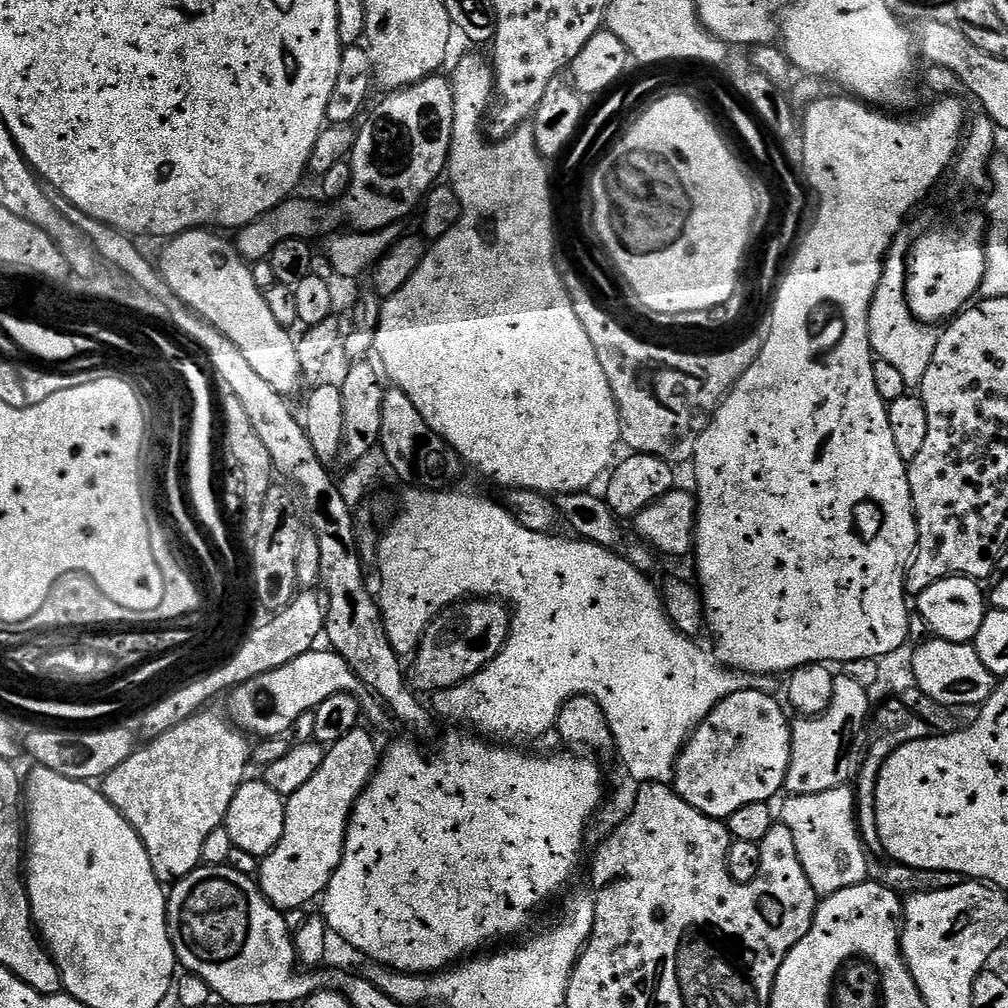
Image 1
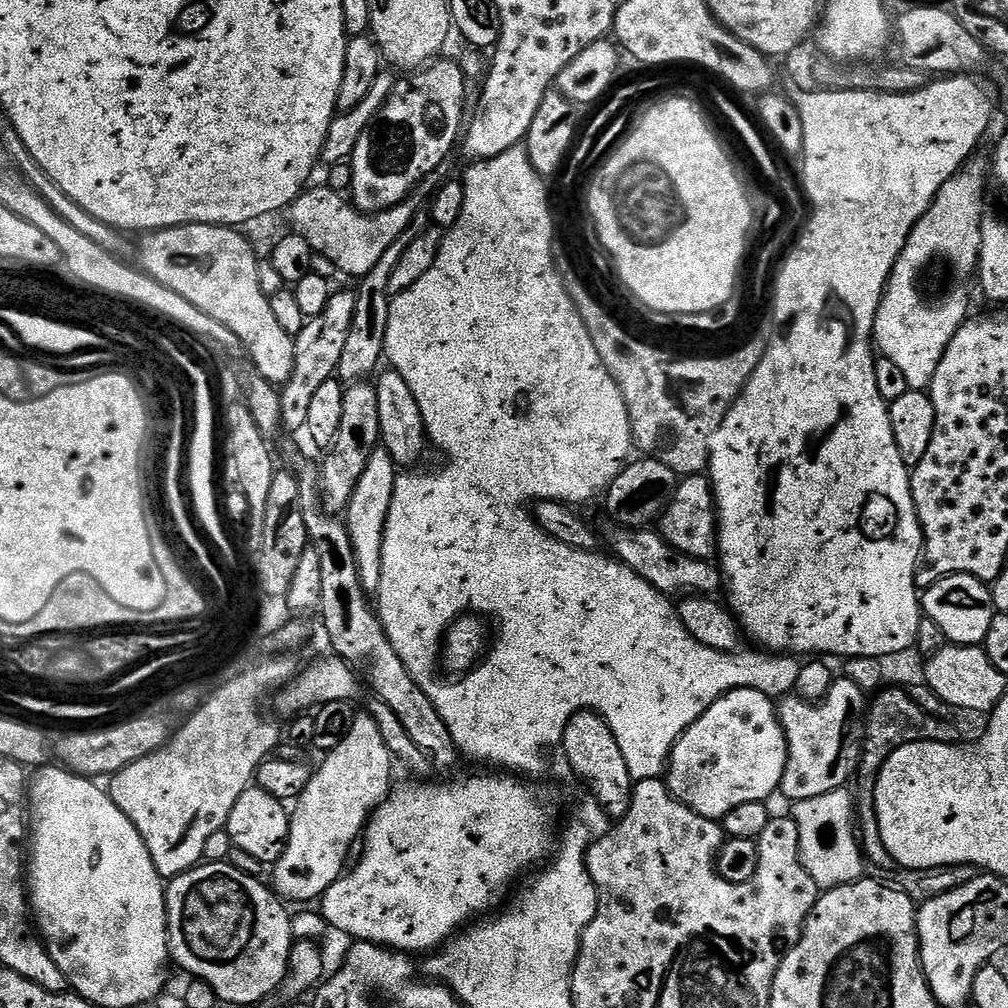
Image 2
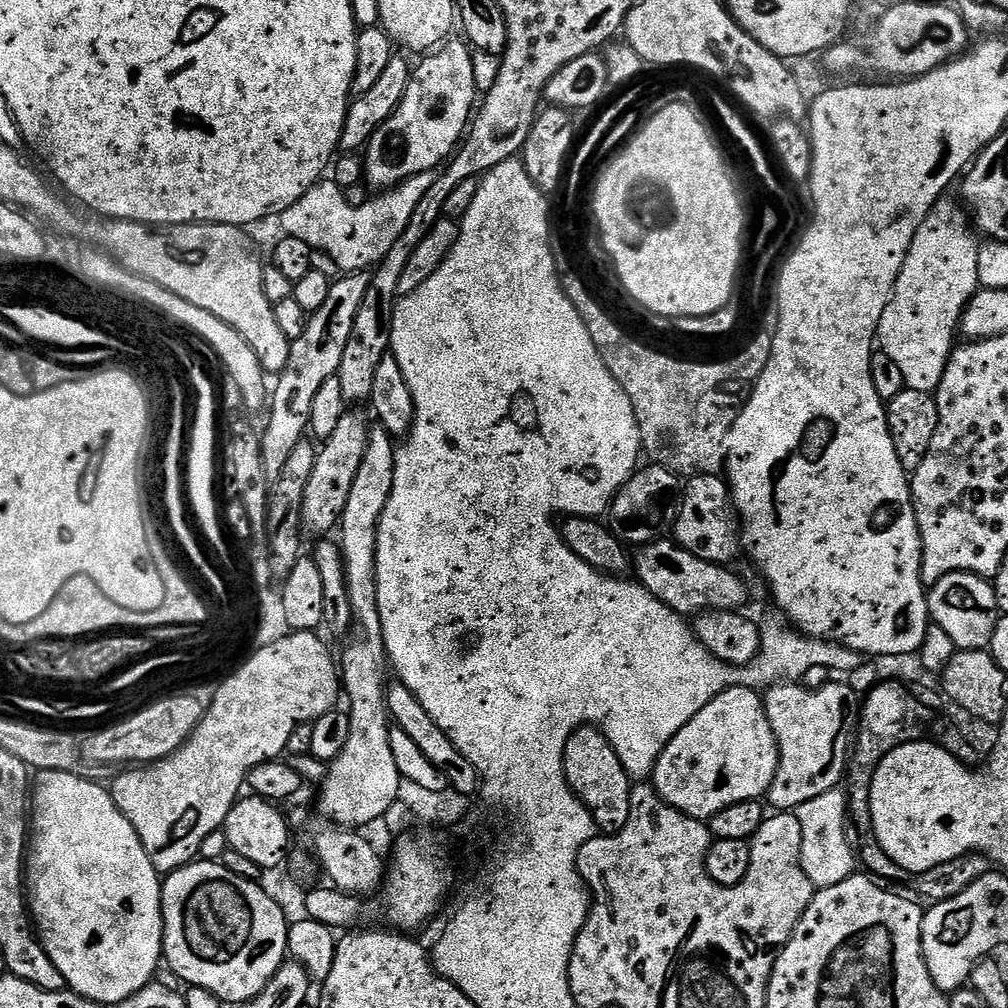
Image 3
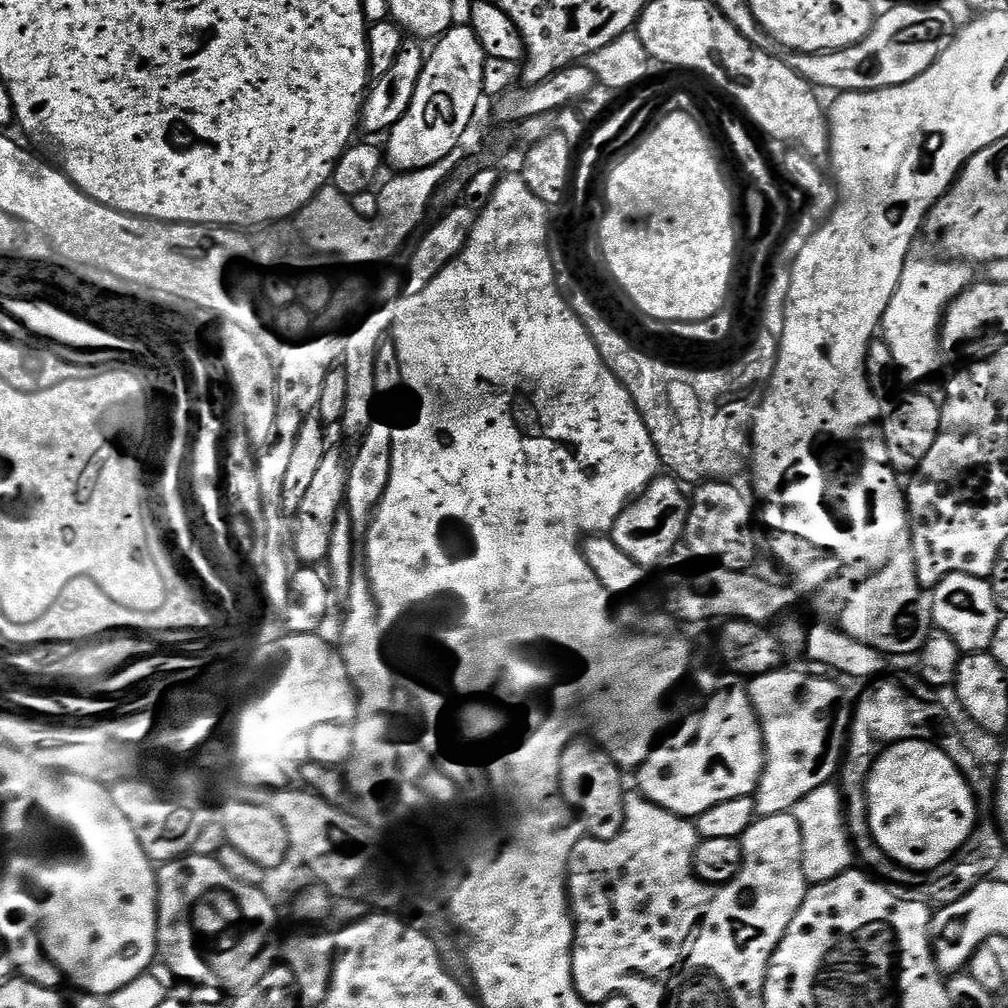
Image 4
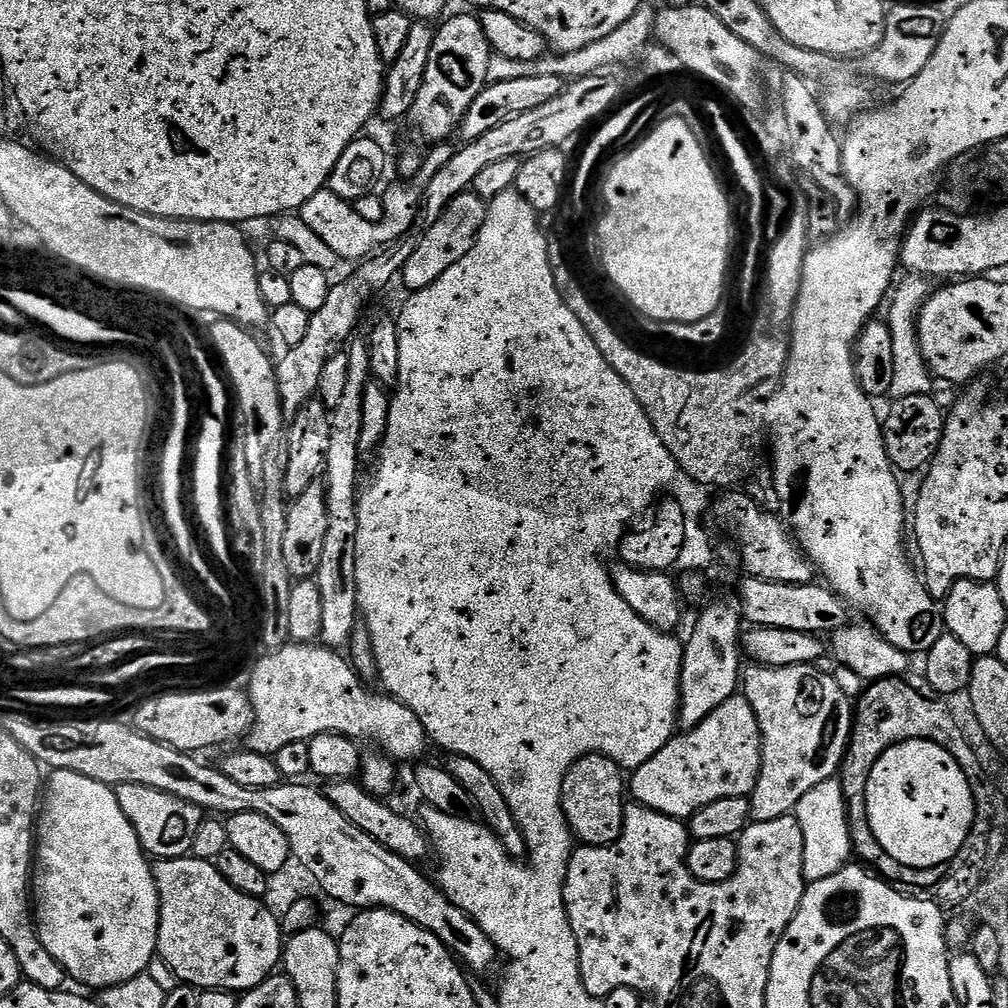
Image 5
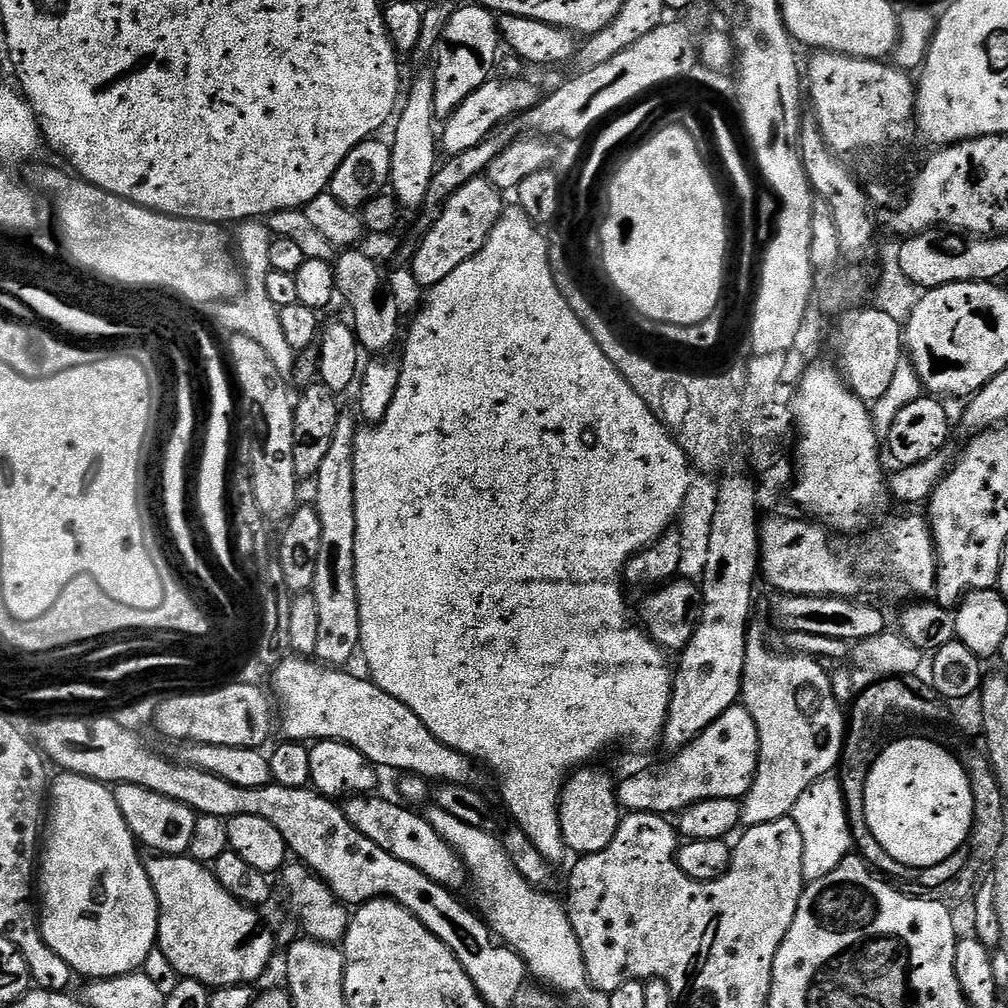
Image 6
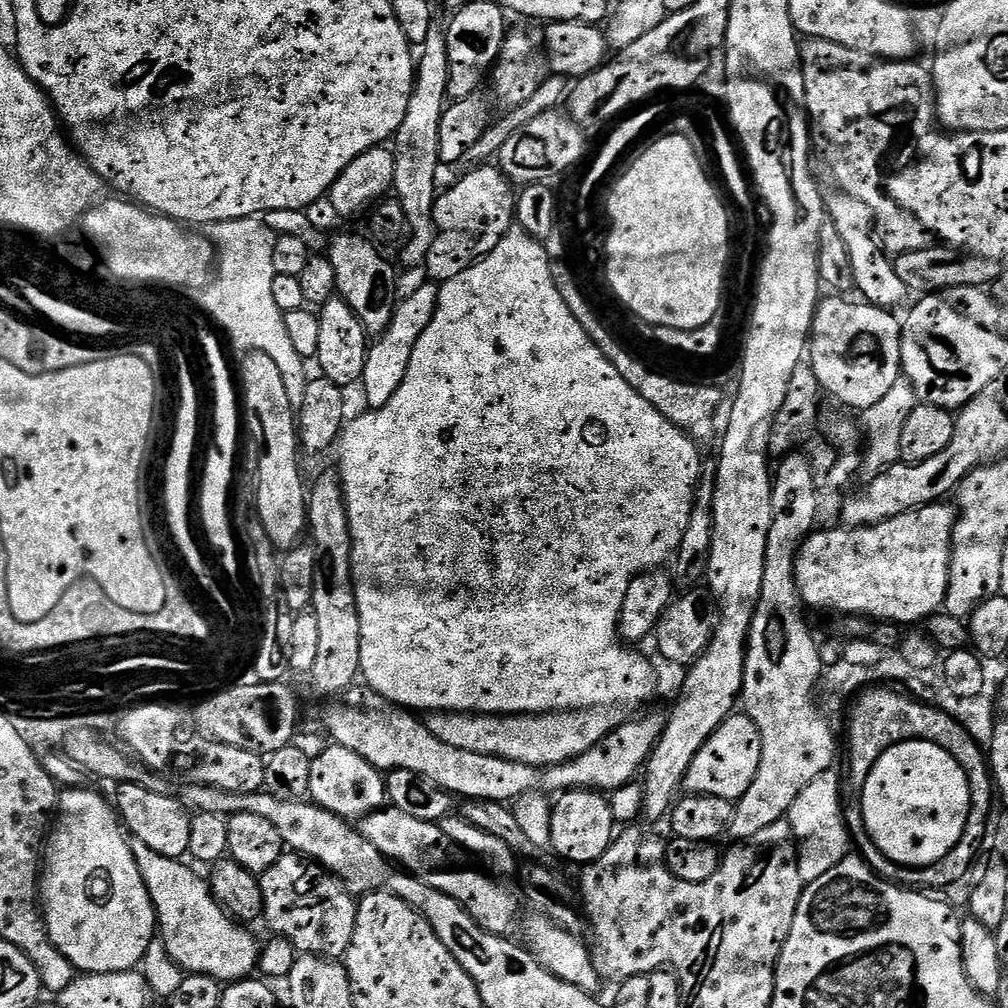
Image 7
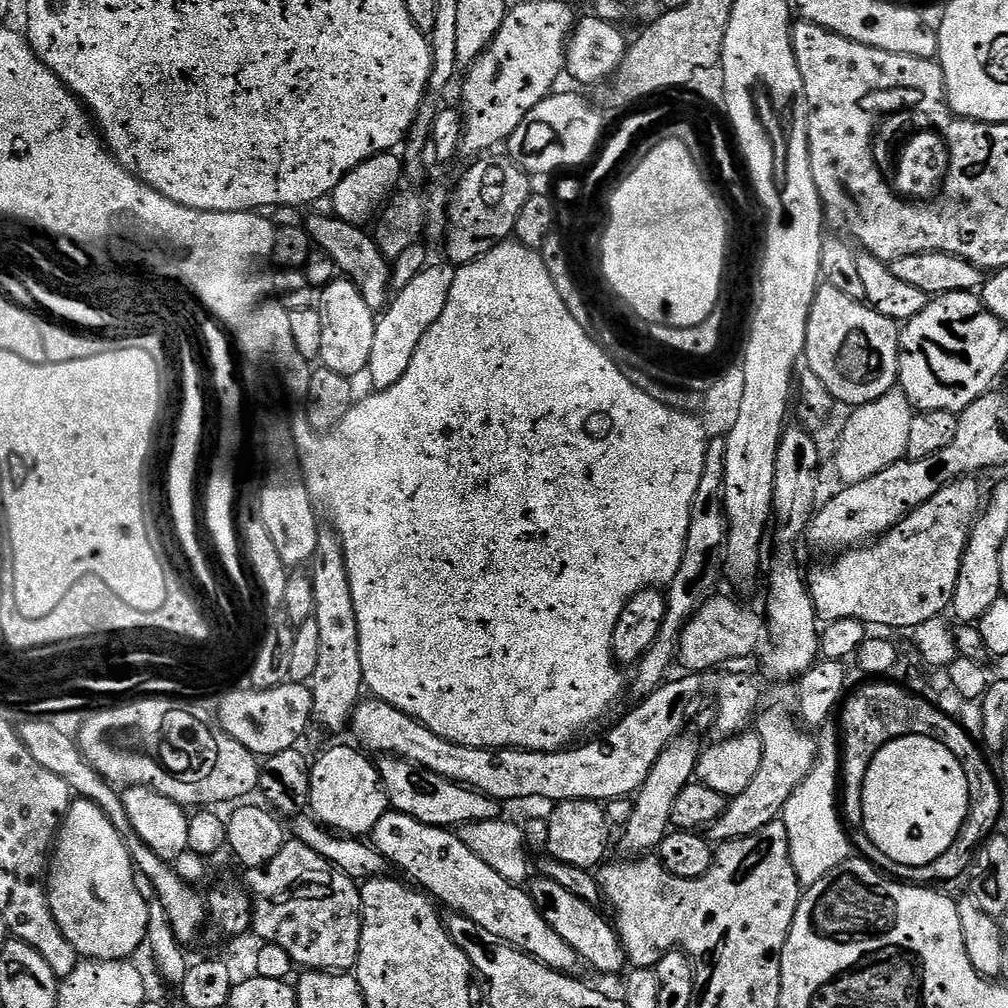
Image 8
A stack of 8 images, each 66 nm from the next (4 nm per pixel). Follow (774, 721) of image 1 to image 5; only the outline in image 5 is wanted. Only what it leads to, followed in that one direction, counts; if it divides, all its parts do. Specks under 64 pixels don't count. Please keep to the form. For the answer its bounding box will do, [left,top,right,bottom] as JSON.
[630,694,760,821]

